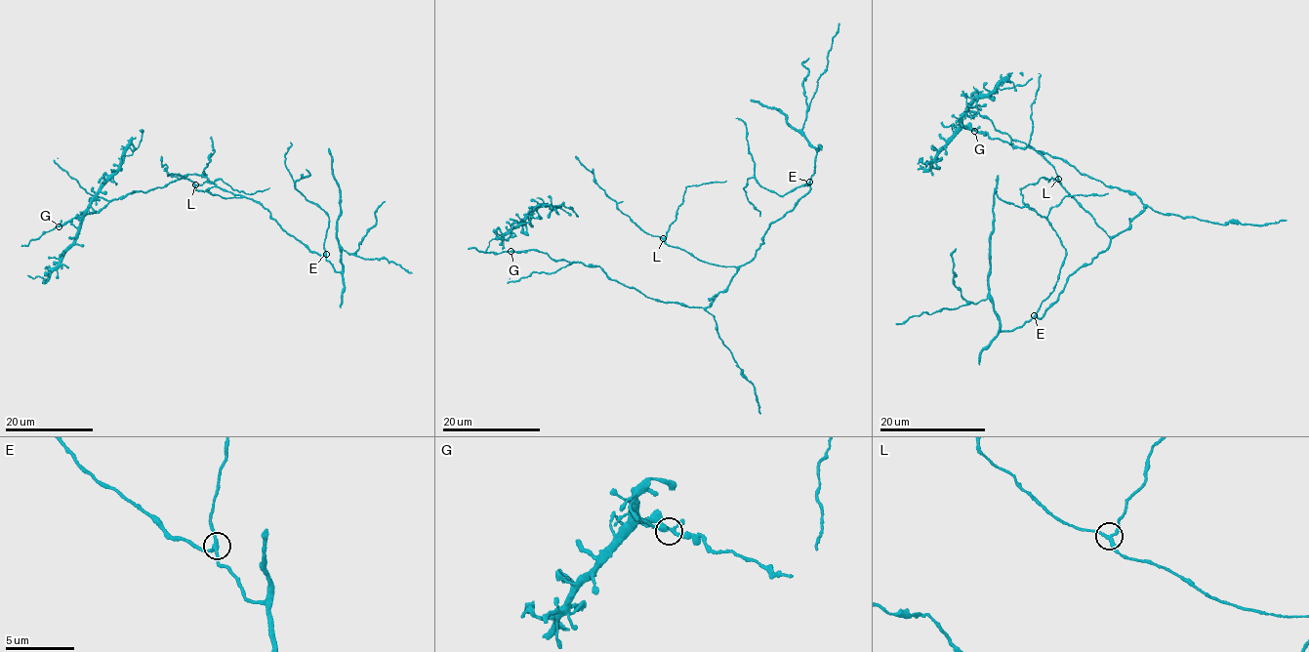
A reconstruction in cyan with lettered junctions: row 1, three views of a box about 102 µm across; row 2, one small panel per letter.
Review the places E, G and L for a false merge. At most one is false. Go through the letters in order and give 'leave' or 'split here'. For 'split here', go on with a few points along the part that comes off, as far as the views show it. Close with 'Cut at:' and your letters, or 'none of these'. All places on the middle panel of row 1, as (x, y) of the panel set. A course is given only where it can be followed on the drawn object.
E: leave
G: leave
L: split here; foreign part runs (663, 238), (674, 221), (687, 186), (726, 181)
Cut at: L

